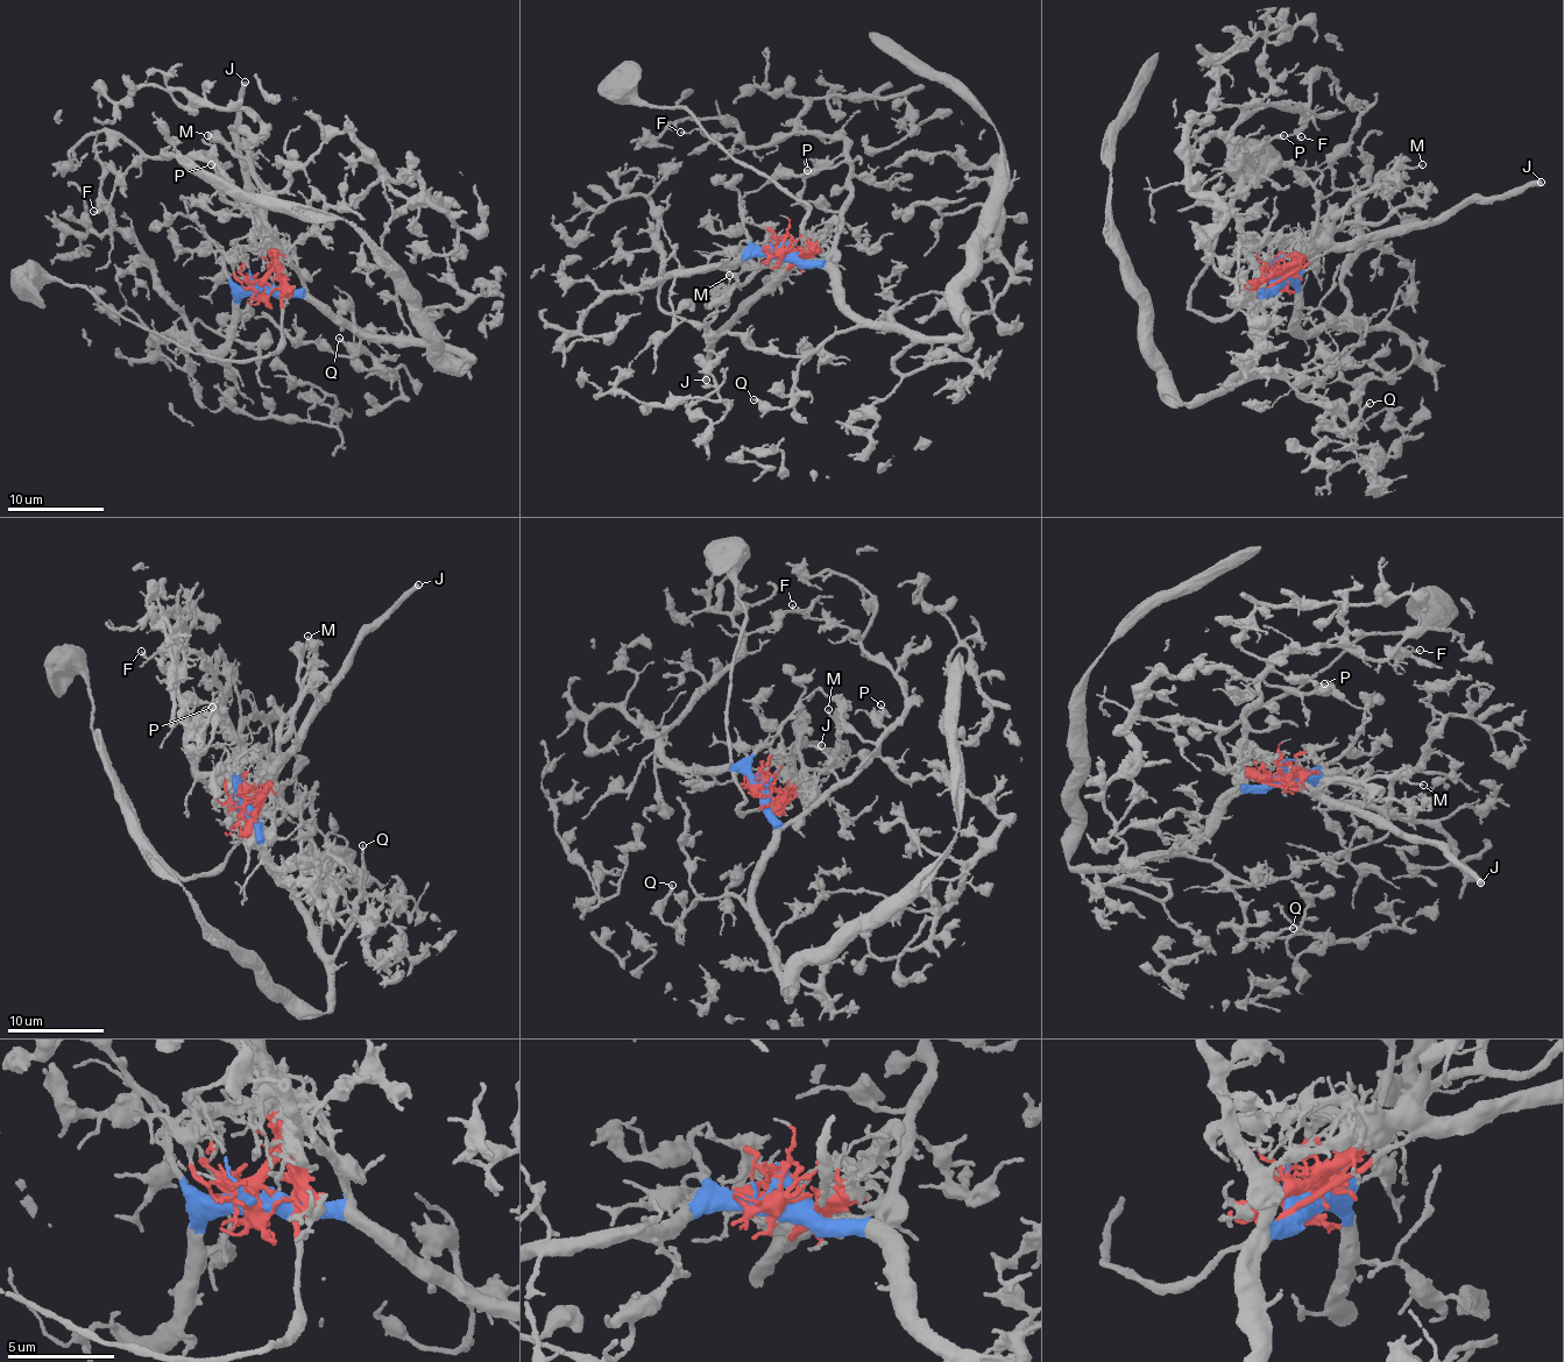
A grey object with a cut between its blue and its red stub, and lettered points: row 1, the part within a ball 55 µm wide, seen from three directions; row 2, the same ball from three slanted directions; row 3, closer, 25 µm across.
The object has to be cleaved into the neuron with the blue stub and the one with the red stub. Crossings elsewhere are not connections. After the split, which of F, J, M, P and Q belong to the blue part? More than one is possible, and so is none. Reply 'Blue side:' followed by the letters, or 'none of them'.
Blue side: F, P, Q

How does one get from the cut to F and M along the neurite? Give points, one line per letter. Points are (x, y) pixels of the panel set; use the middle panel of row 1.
F: (784, 253), (826, 260), (839, 243), (854, 190), (843, 139), (792, 130), (761, 147), (679, 133)
M: (784, 253), (787, 250), (797, 259), (777, 269), (762, 265), (728, 274)

